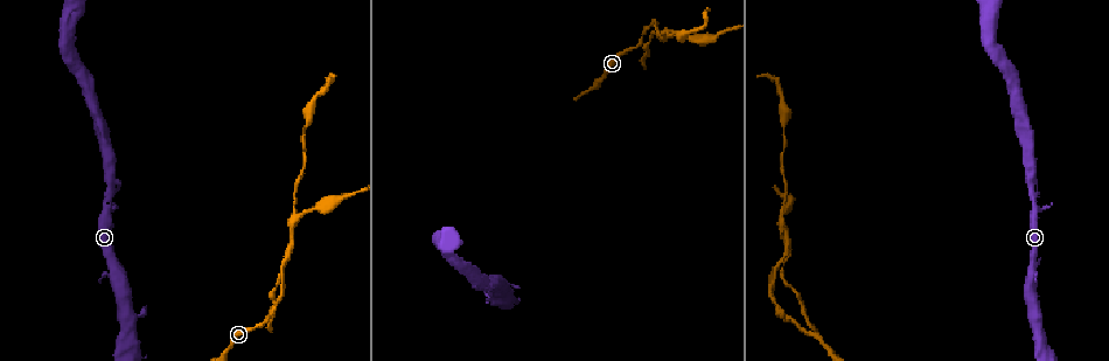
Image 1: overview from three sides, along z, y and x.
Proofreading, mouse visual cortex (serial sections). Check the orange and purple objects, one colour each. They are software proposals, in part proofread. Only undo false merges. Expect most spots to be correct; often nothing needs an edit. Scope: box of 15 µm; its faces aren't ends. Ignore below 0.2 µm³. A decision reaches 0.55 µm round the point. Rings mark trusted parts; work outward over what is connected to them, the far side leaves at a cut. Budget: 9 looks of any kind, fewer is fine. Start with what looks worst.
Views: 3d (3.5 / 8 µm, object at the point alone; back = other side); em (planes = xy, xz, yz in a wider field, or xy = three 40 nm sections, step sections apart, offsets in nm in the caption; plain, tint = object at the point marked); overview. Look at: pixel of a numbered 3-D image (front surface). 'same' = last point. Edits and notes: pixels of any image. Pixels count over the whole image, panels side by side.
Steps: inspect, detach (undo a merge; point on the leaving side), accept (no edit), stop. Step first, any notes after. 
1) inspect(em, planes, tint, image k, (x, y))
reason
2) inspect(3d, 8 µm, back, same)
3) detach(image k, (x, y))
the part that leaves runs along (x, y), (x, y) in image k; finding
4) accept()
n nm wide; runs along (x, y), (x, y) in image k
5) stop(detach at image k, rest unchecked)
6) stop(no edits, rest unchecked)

inspect(3d, 3.5 µm, image 1, (269, 318))
a narrow waist

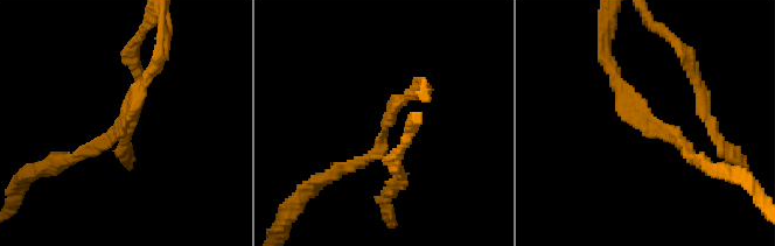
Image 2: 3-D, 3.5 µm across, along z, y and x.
inspect(em, xy, step 1, tint, image 2, (123, 131))

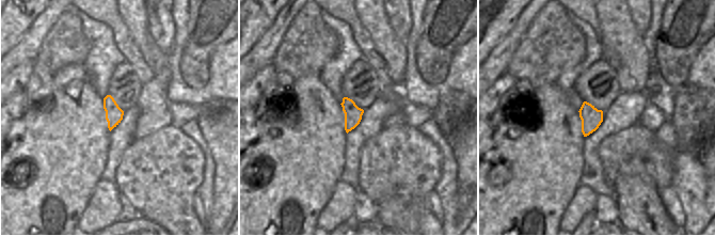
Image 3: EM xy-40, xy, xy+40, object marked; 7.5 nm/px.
accept()
runs along (693, 159), (646, 129), (613, 69) in image 2; one cell here

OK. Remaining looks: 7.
inspect(3d, 3.5 µm, image 1, (291, 223))
side arm on a straight run

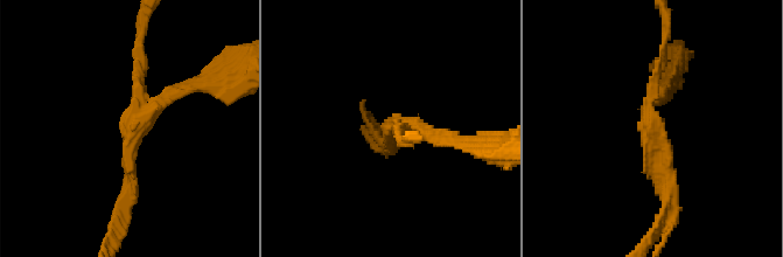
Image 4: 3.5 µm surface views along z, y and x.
inspect(em, xy, step 1, tint, image 4, (128, 129))

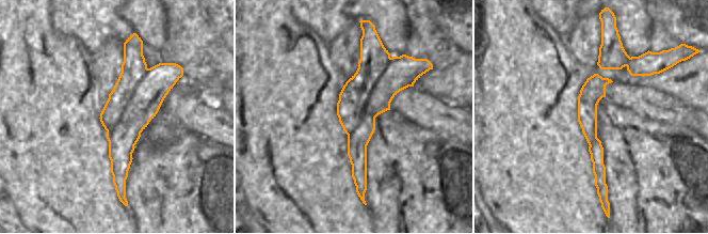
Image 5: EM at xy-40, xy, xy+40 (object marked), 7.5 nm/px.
inspect(em, planes, tint, same)

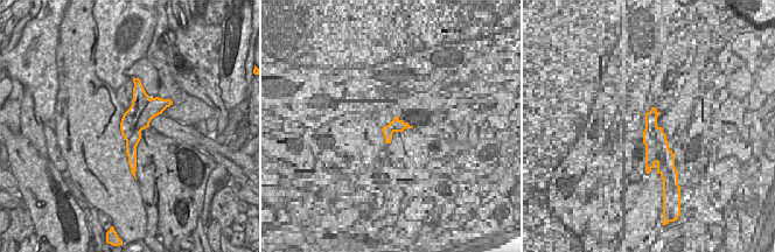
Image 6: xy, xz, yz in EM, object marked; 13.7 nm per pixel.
detach(image 4, (140, 58))
3 arms; border along (149, 99), (133, 134), (126, 141) in image 6; two cells meet here

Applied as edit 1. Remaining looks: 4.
inspect(overview)
redraw

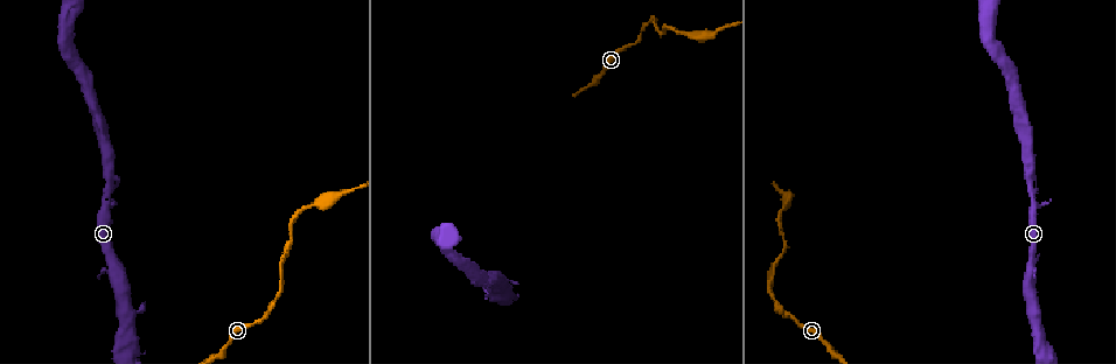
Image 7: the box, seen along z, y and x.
inspect(3d, 3.5 µm, image 7, (1046, 349))
two arms in line, one across

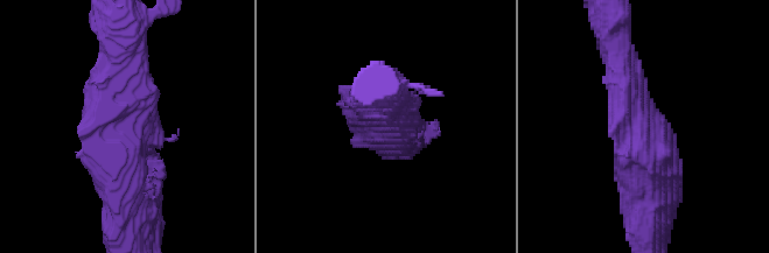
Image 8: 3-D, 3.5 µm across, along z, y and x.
inspect(em, xy, step 2, tint, image 8, (138, 123))
need the tissue

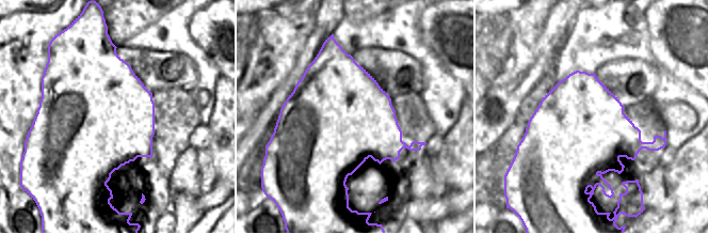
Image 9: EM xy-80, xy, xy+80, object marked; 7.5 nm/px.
accept()
runs along (123, 61), (126, 121), (176, 135) in image 8; all the same cell

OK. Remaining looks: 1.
stop(detach at image 4, rest unchecked)

